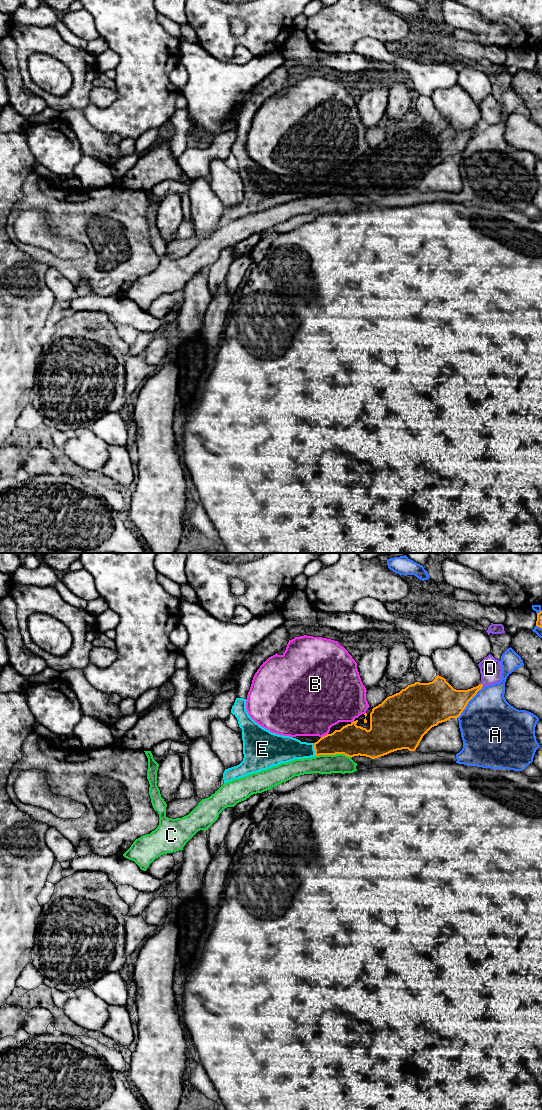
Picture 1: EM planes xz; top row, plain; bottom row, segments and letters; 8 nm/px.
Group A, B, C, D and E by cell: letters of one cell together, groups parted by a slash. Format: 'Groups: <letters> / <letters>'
Groups: A / B / C / D / E

